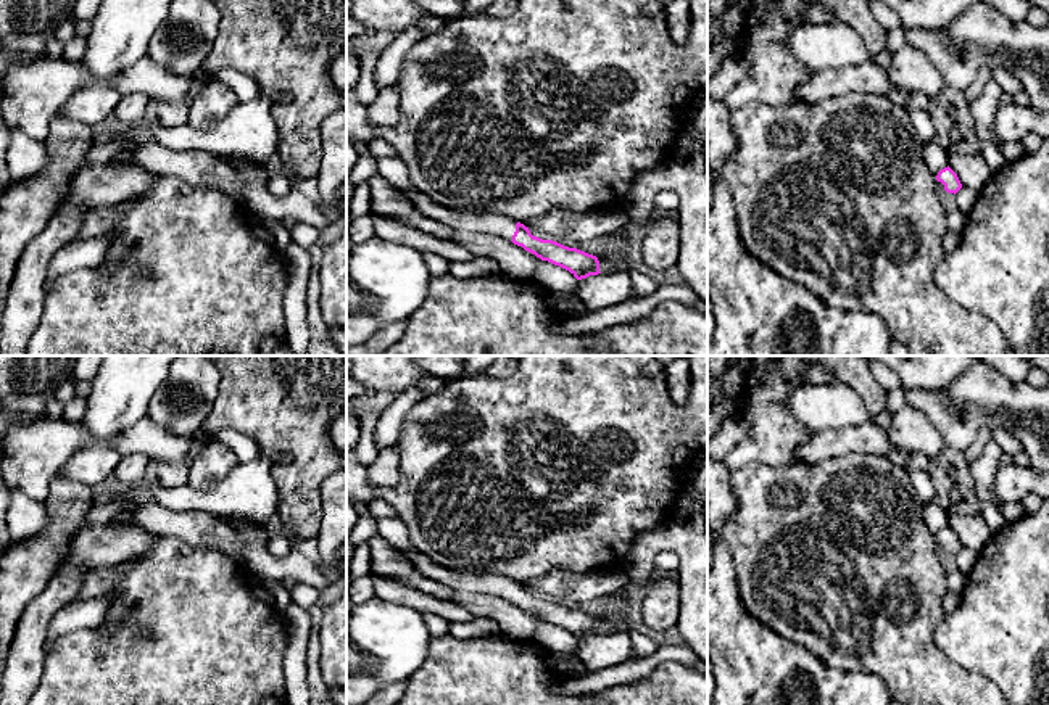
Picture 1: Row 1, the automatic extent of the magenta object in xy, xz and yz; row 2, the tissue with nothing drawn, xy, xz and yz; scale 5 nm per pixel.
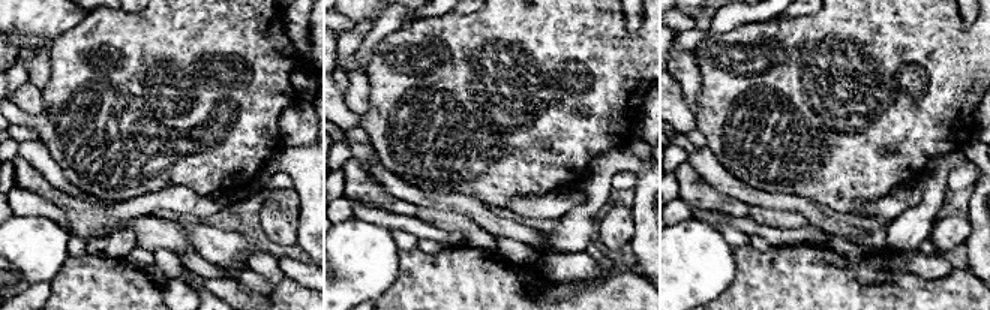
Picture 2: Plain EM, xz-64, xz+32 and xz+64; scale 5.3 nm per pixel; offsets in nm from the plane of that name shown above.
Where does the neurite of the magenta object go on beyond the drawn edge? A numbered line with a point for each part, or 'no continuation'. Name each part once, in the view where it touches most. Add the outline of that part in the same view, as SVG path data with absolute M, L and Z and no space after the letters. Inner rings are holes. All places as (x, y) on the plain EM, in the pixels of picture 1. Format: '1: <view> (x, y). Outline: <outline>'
1: xz (505, 588). Outline: M403 552L414 568L422 573L424 576L445 583L454 591L467 591L474 594L490 594L490 596L500 596L506 600L512 600L512 596L516 592L516 581L503 576L493 576L493 575L467 575L459 571L451 571L433 560L430 560L422 552Z

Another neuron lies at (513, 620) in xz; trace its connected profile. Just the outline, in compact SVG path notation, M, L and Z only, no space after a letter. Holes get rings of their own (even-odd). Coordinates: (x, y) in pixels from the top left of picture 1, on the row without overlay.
M454 591L453 602L469 610L475 618L493 618L503 634L522 641L532 639L541 623L535 615L500 596Z

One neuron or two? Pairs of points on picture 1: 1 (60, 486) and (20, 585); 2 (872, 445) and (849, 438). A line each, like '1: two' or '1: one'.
1: one
2: one

